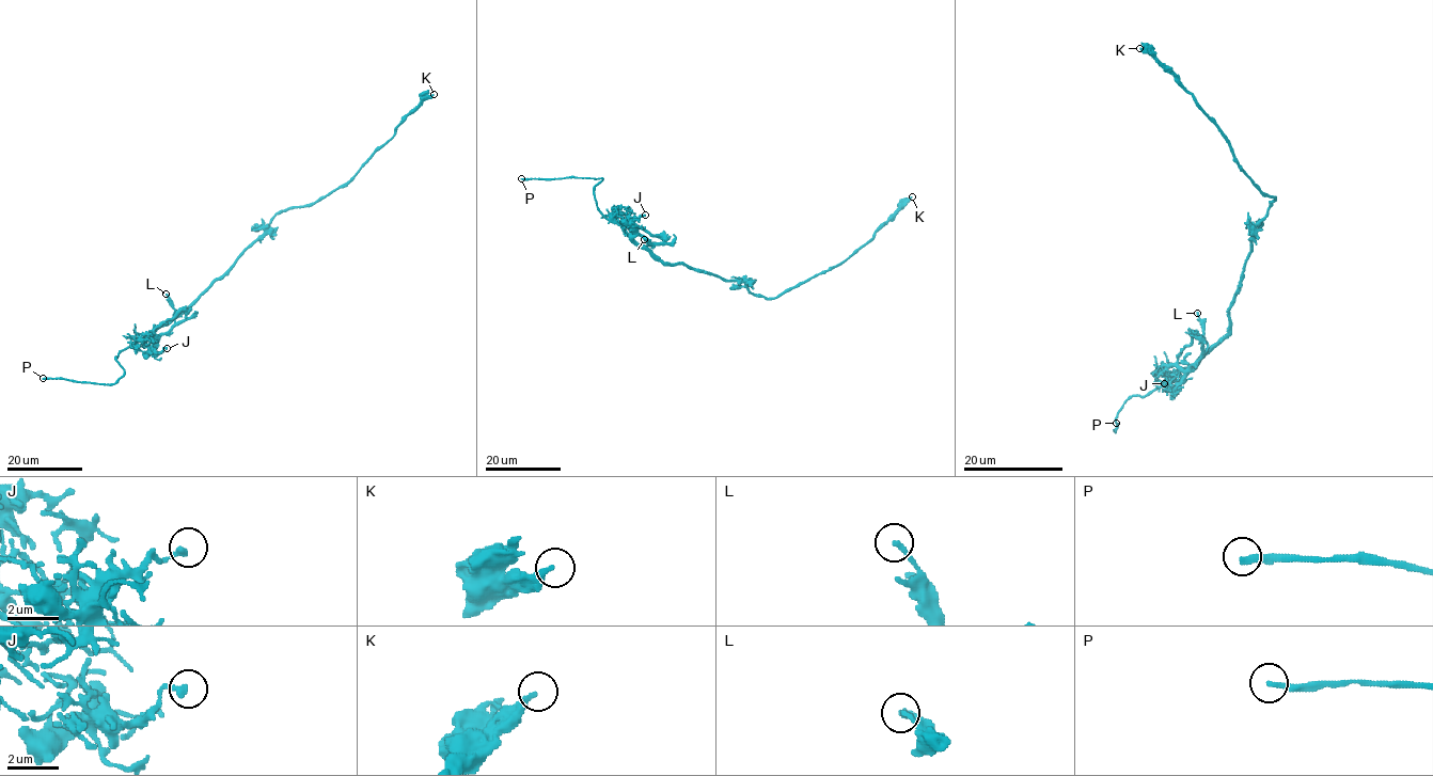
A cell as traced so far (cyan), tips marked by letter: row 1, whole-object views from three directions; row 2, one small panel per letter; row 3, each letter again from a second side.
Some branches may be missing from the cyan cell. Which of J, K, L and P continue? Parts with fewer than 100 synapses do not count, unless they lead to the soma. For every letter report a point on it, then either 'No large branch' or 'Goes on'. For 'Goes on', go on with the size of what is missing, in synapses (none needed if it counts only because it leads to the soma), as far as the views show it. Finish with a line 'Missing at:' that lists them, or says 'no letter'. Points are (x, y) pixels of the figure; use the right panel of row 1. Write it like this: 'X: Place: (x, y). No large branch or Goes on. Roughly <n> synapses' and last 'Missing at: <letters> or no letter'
J: Place: (1164, 383). No large branch
K: Place: (1139, 48). No large branch
L: Place: (1197, 313). No large branch
P: Place: (1116, 423). Goes on
Missing at: P

